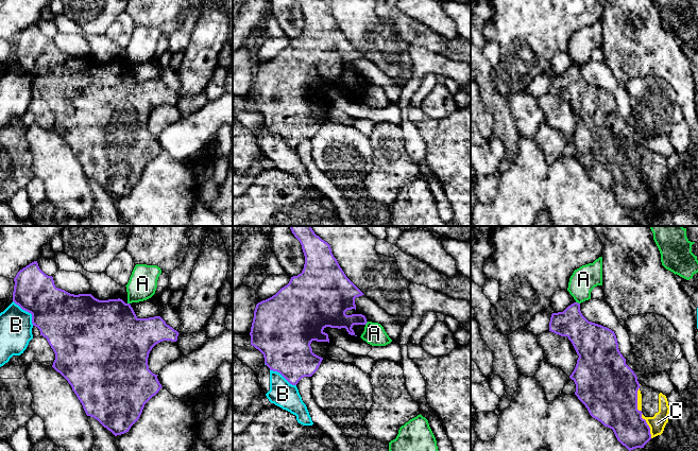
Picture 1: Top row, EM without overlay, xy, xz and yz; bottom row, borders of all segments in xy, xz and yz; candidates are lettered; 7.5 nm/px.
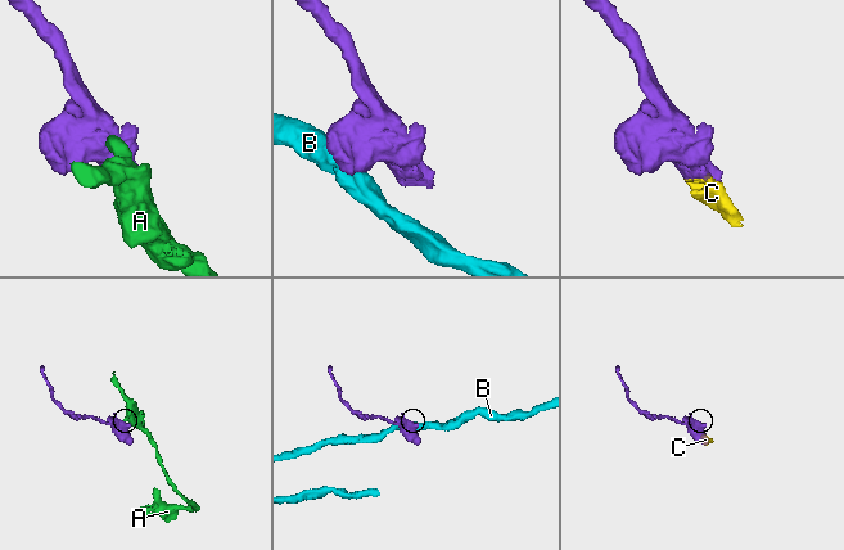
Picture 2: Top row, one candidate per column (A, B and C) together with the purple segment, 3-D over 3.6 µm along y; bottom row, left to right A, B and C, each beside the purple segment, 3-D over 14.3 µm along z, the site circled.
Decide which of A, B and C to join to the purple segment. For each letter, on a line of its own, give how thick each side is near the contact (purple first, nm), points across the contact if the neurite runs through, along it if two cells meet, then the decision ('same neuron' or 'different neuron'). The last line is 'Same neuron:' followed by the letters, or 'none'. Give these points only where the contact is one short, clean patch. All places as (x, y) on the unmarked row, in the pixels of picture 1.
A: 220/190 nm | along yz (576, 64), (579, 66) | different neuron
B: 380/240 nm | different neuron
C: 280/130 nm | same neuron
Same neuron: C

